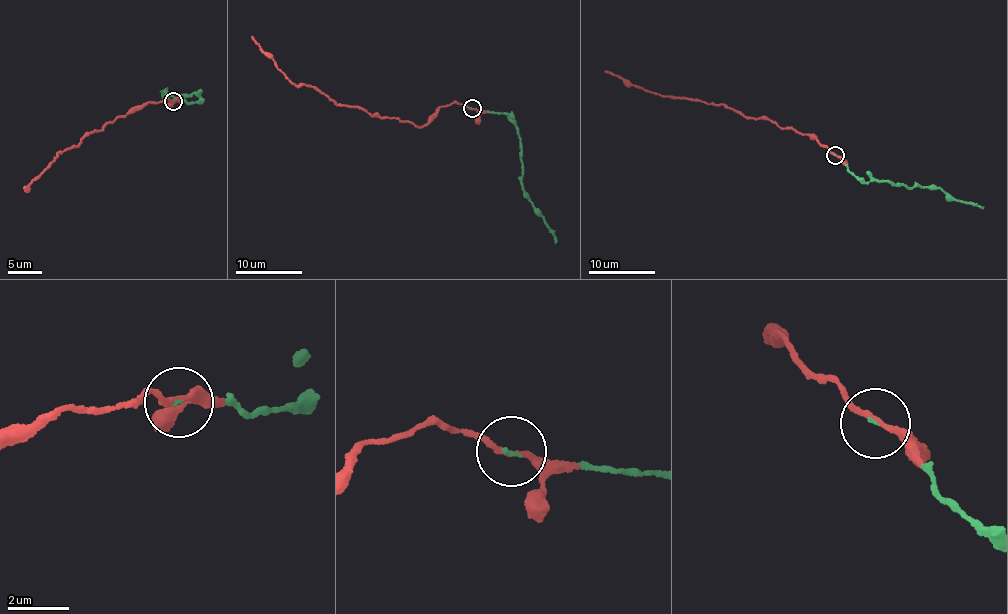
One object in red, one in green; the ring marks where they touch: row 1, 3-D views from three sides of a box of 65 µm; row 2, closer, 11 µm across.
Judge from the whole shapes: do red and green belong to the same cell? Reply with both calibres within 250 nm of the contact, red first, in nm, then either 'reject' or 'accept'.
160/80 nm | accept

